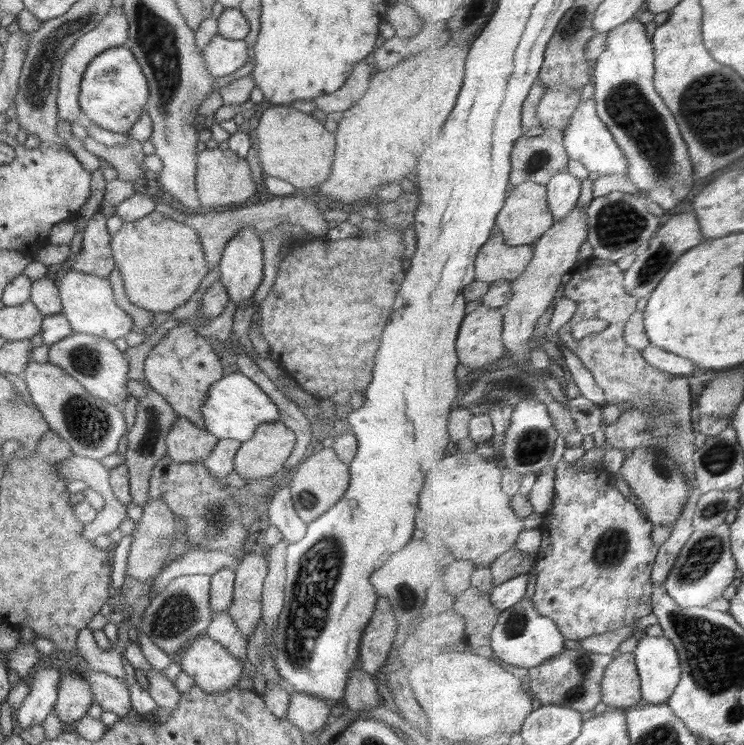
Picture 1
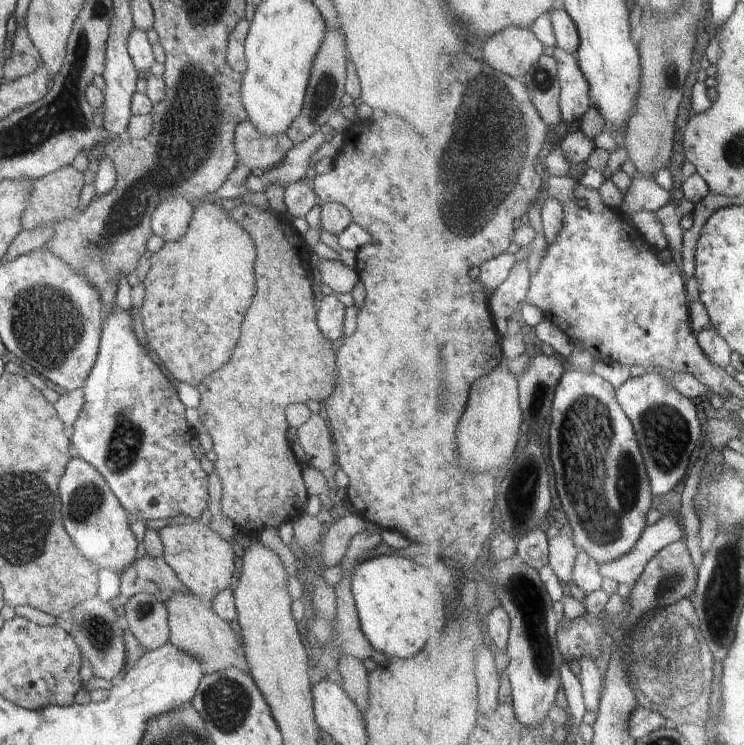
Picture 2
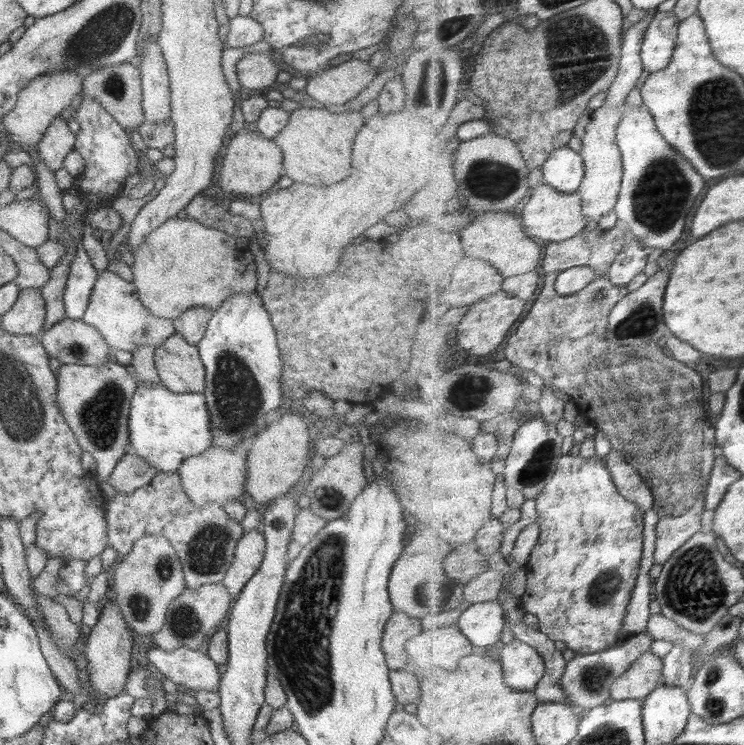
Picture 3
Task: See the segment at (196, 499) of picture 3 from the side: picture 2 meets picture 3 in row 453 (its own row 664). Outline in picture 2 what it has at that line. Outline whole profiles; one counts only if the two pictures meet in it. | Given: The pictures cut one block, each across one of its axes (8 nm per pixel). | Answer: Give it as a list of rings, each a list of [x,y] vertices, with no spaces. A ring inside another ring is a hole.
[[[172,594],[166,604],[170,634],[167,642],[174,644],[180,652],[192,656],[200,662],[202,676],[212,672],[238,668],[251,676],[249,664],[244,657],[244,649],[228,622],[214,614],[207,603],[195,594]]]

